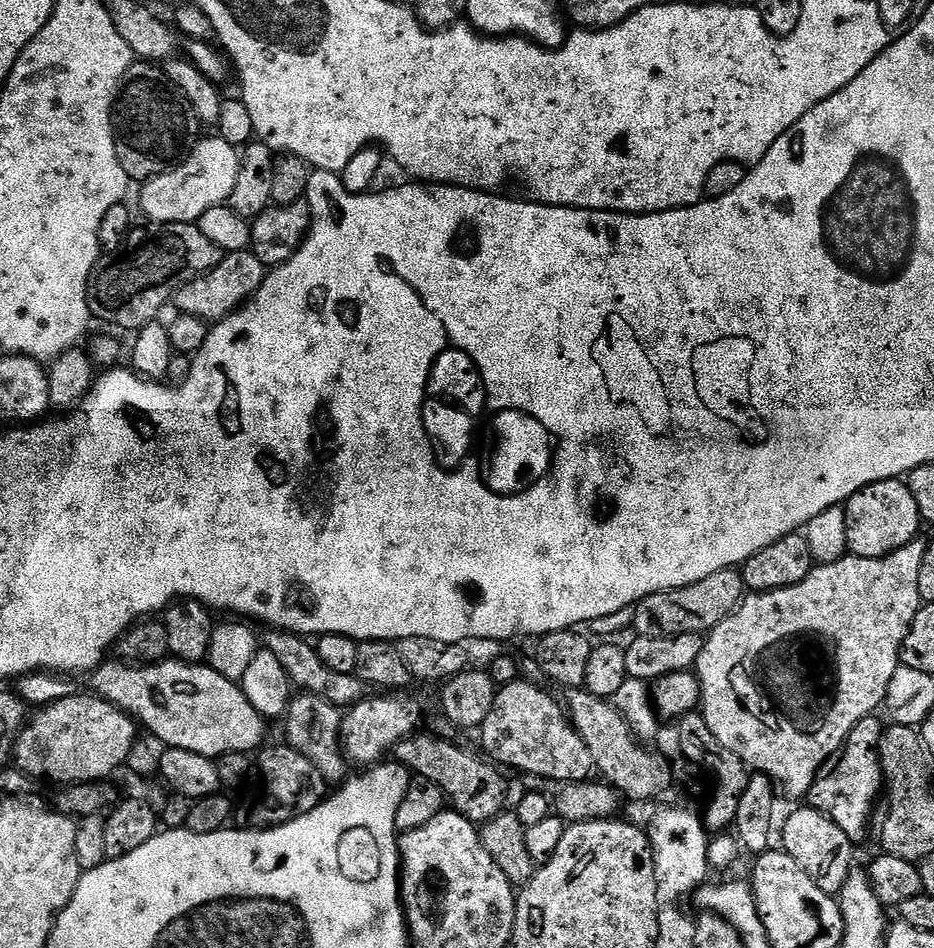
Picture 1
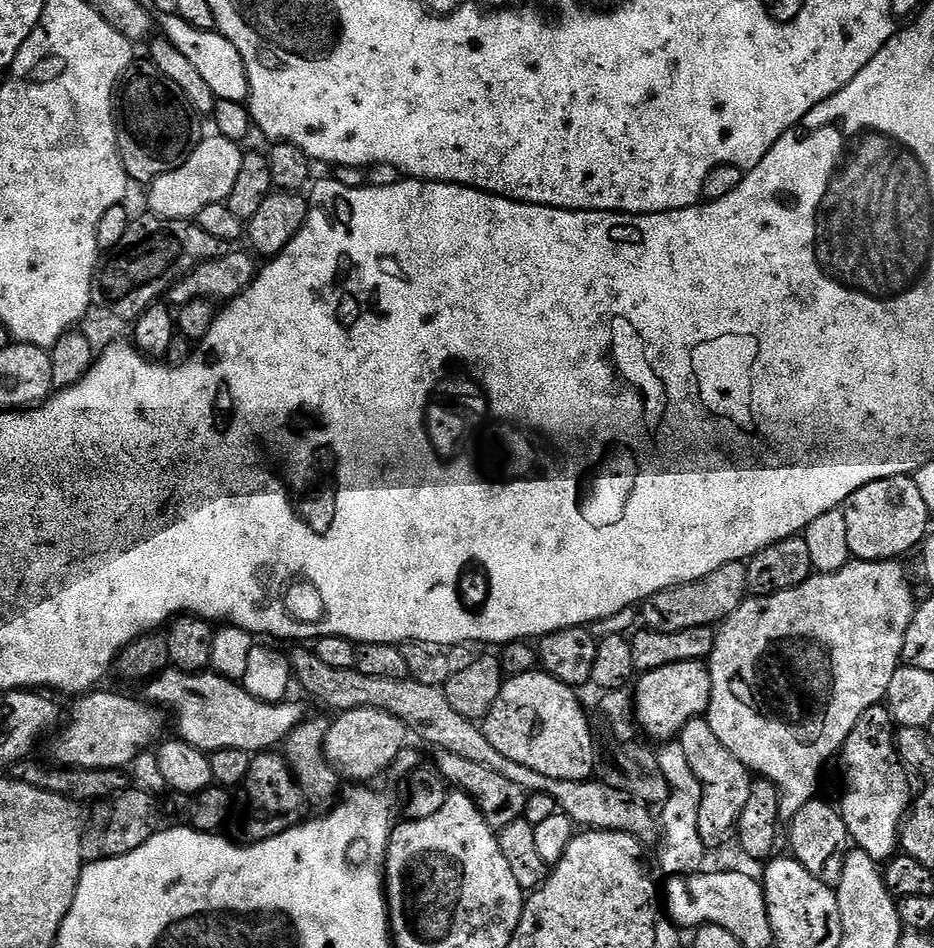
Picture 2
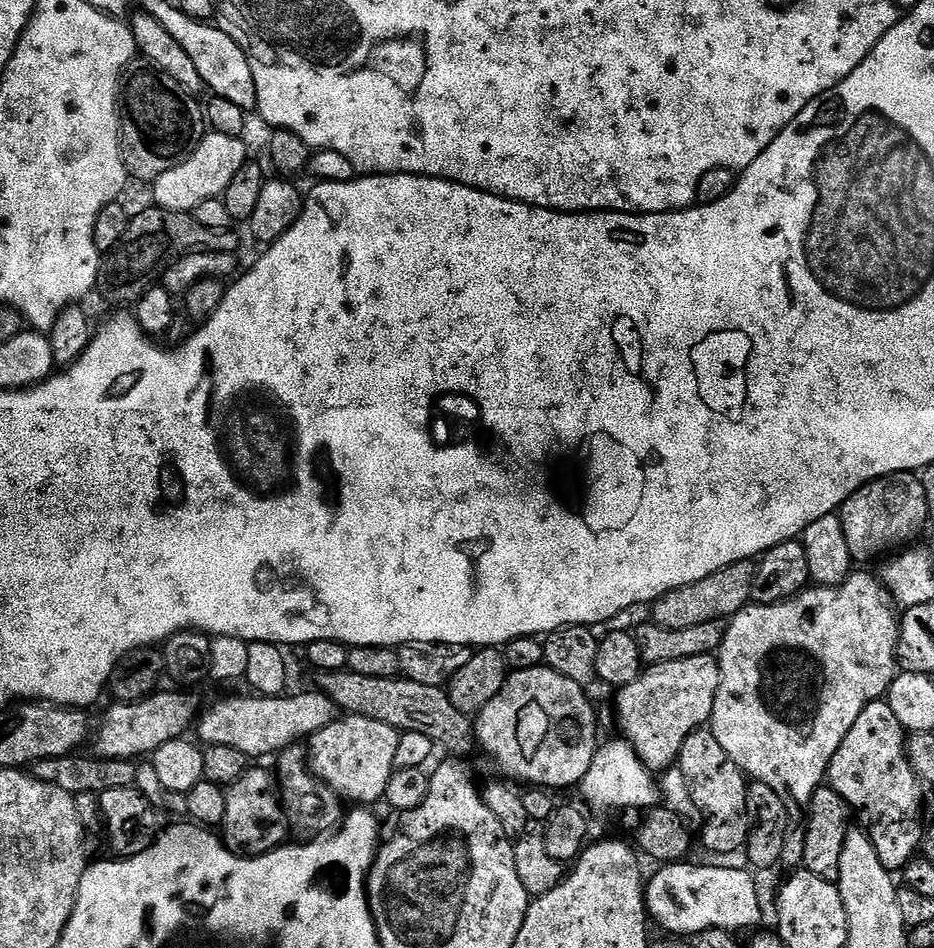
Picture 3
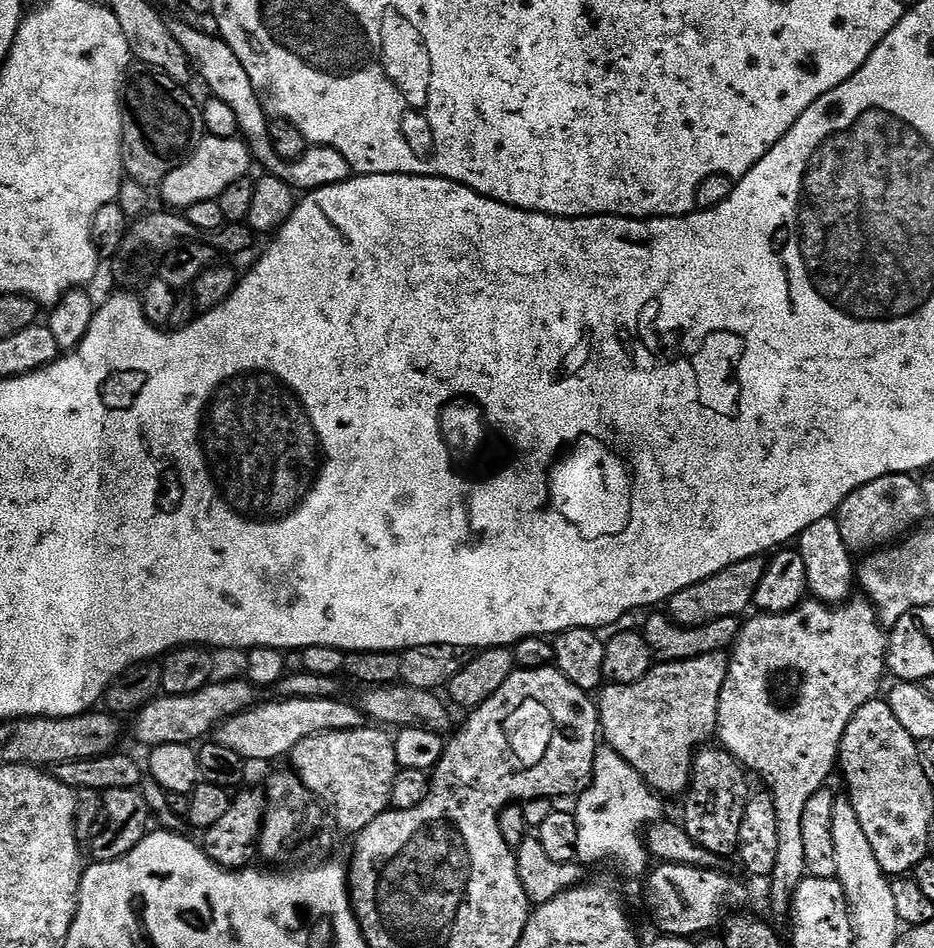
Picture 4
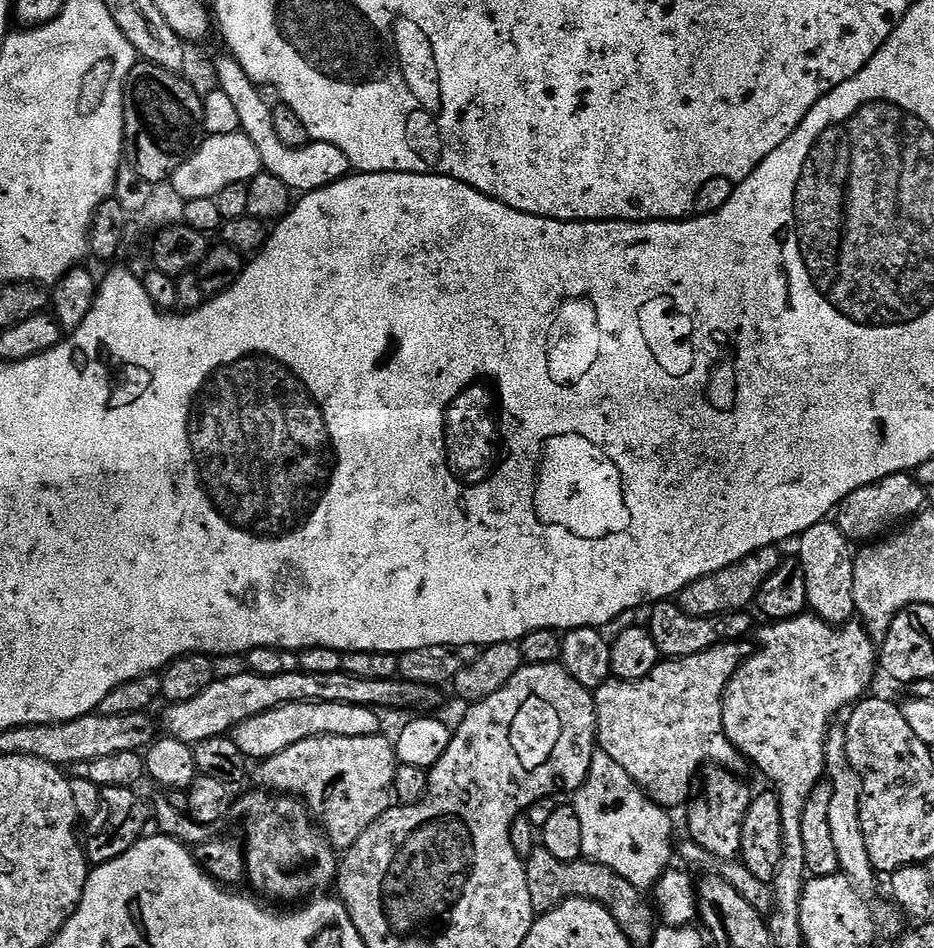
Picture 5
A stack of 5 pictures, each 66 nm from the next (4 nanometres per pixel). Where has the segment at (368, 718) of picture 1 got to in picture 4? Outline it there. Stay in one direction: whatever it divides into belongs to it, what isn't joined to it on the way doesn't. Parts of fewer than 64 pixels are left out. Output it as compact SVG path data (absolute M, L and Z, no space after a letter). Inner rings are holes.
M365 726L354 730L334 730L314 734L302 742L298 742L298 746L294 746L294 750L290 753L291 771L299 776L300 781L316 796L319 796L325 805L336 804L334 824L341 833L344 831L358 834L366 826L370 826L370 822L374 822L374 818L389 811L392 803L392 783L396 777L398 765L395 758L395 739L391 735L388 737L384 732L387 731L380 726Z

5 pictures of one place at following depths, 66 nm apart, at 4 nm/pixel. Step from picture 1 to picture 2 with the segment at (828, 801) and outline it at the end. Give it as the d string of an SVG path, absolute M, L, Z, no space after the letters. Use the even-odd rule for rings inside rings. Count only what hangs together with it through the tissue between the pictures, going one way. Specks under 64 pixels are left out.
M883 703L875 704L858 718L838 753L839 760L844 789L840 792L838 807L851 843L859 851L870 854L870 858L887 862L900 848L900 830L913 803L914 792L912 796L905 765L896 750L893 715Z

